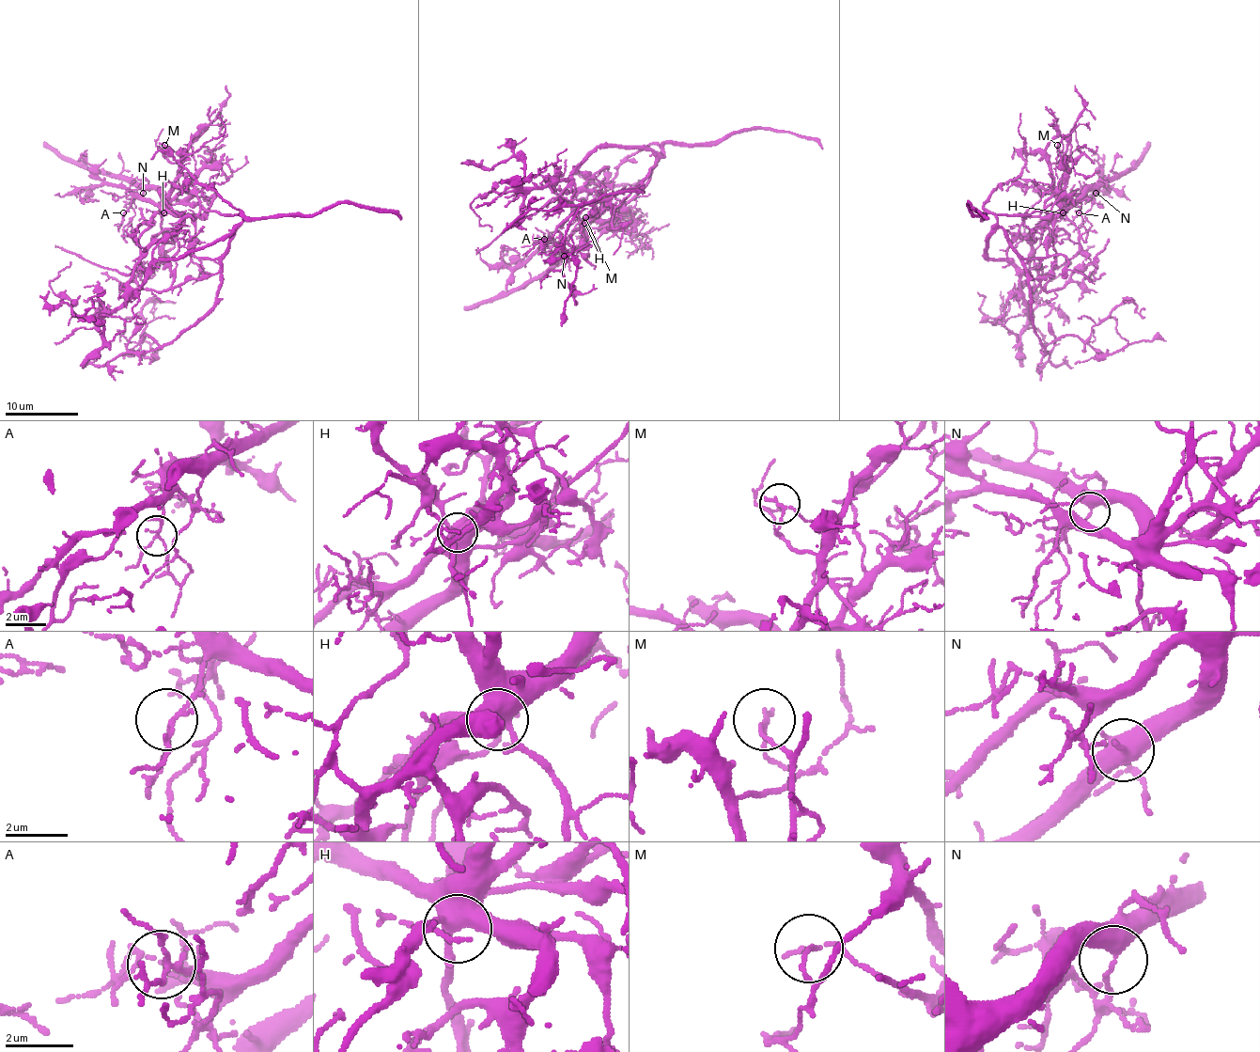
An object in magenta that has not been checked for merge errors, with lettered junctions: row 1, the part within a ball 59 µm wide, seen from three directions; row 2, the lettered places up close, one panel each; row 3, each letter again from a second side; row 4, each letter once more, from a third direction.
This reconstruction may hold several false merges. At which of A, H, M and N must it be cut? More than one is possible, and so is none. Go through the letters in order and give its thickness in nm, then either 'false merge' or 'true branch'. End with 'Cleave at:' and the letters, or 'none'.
A: 110 nm thick; true branch
H: 480 nm thick; true branch
M: 140 nm thick; false merge
N: 320 nm thick; true branch
Cleave at: M

